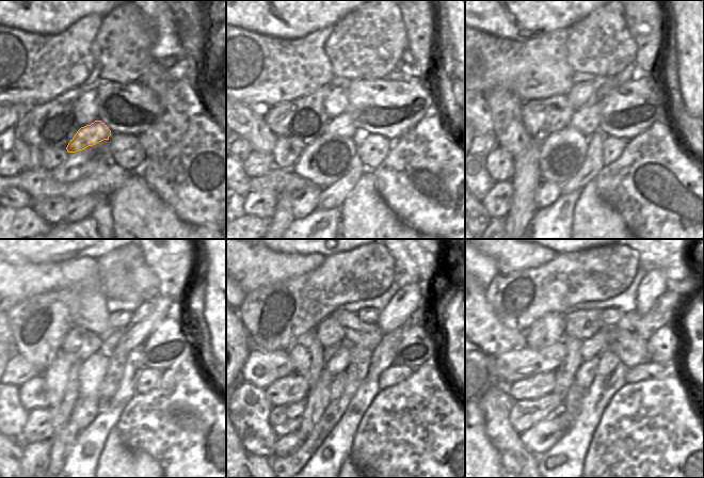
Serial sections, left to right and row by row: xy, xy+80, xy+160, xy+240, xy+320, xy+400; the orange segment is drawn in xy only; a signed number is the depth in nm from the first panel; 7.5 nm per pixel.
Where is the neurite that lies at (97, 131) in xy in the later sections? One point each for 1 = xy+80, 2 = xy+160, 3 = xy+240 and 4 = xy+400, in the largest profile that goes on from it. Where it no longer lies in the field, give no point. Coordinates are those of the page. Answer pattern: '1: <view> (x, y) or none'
1: xy+80 (342, 126)
2: xy+160 (586, 120)
3: xy+240 (163, 306)
4: xy+400 (653, 285)

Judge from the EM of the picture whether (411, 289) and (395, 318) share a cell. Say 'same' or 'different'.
same

